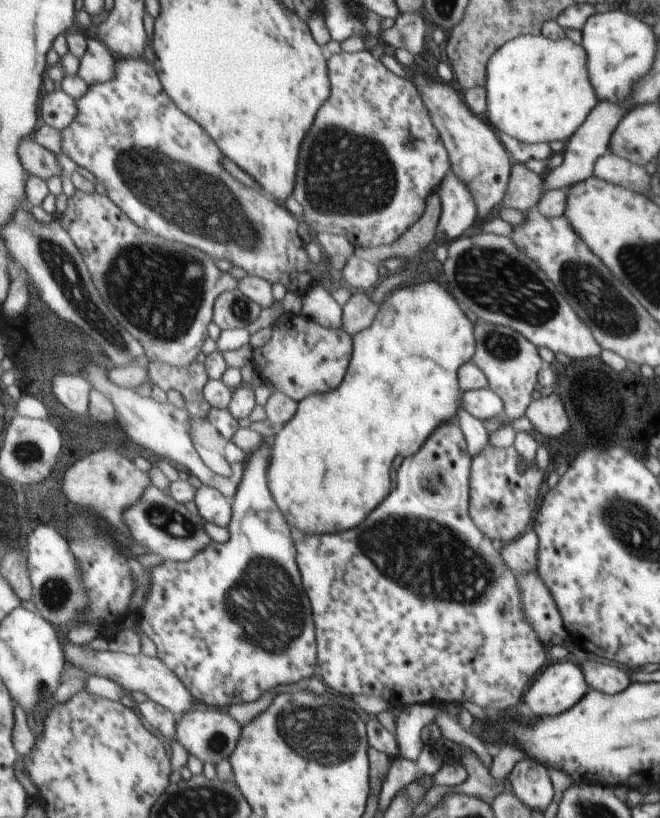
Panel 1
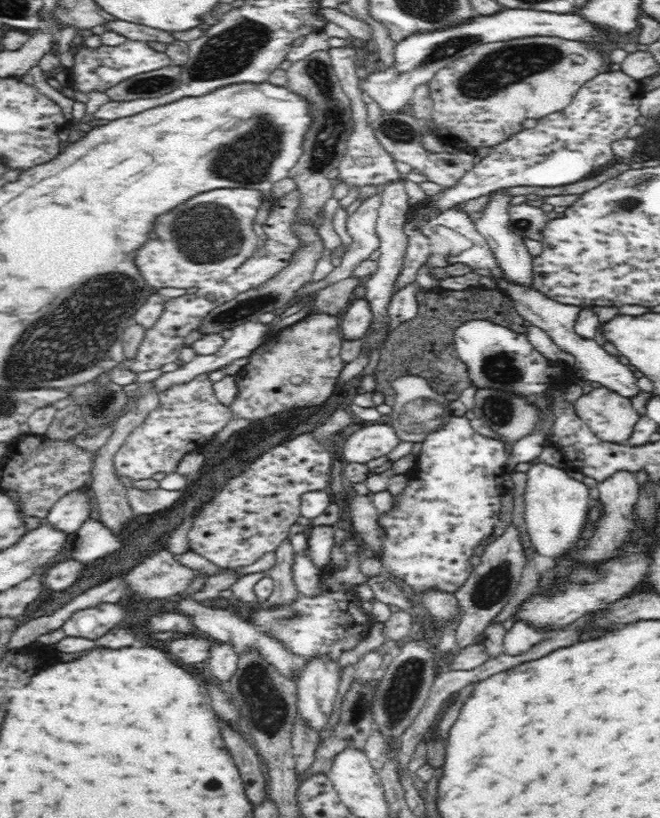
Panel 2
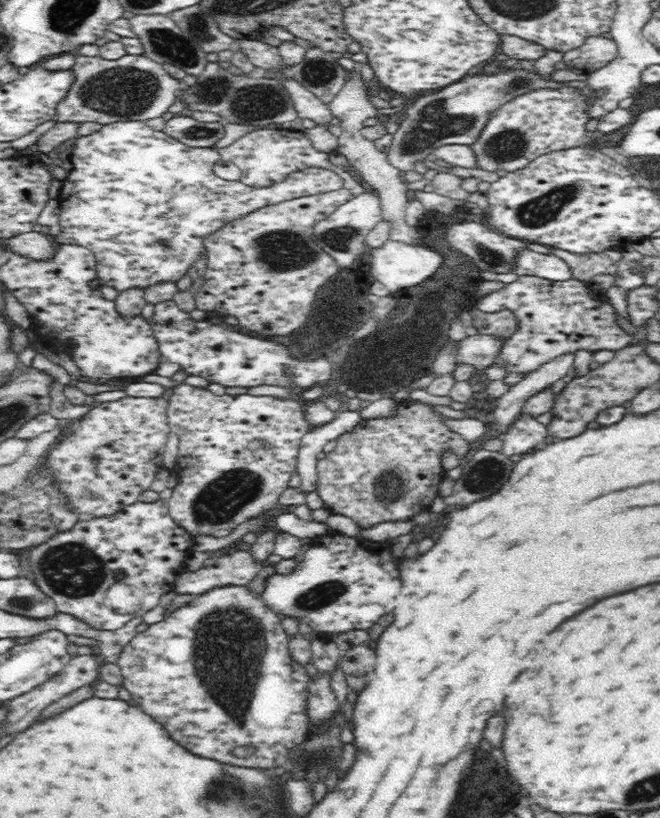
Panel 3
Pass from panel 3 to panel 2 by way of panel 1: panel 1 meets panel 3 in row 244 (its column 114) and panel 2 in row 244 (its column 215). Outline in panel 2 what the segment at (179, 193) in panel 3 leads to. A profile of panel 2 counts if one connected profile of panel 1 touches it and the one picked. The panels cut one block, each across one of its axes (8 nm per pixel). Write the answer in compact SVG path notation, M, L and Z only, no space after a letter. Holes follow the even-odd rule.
M224 187L198 194L154 222L156 240L148 240L133 255L144 284L152 288L199 288L210 290L234 274L237 266L259 246L254 231L256 213L264 201L260 191Z

